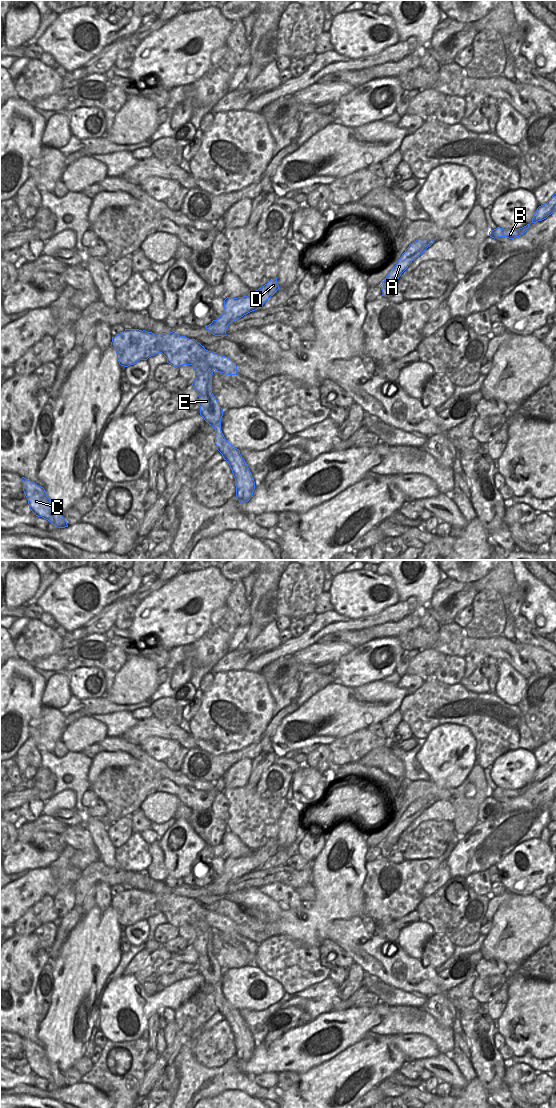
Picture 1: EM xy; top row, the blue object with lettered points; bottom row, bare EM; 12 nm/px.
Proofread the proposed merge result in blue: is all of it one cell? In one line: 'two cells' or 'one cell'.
two cells

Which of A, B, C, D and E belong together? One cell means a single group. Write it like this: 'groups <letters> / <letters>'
groups A B C / D E

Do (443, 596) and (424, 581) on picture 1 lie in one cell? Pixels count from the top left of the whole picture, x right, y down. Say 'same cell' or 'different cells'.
different cells

